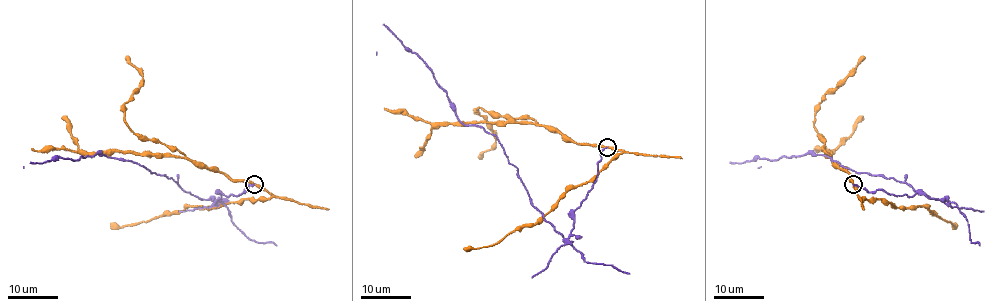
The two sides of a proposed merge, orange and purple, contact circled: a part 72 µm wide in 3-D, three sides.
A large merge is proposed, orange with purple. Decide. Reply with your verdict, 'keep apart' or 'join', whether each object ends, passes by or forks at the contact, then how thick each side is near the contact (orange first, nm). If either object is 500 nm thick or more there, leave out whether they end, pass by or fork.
keep apart | orange passes by | purple ends | 280/190 nm

